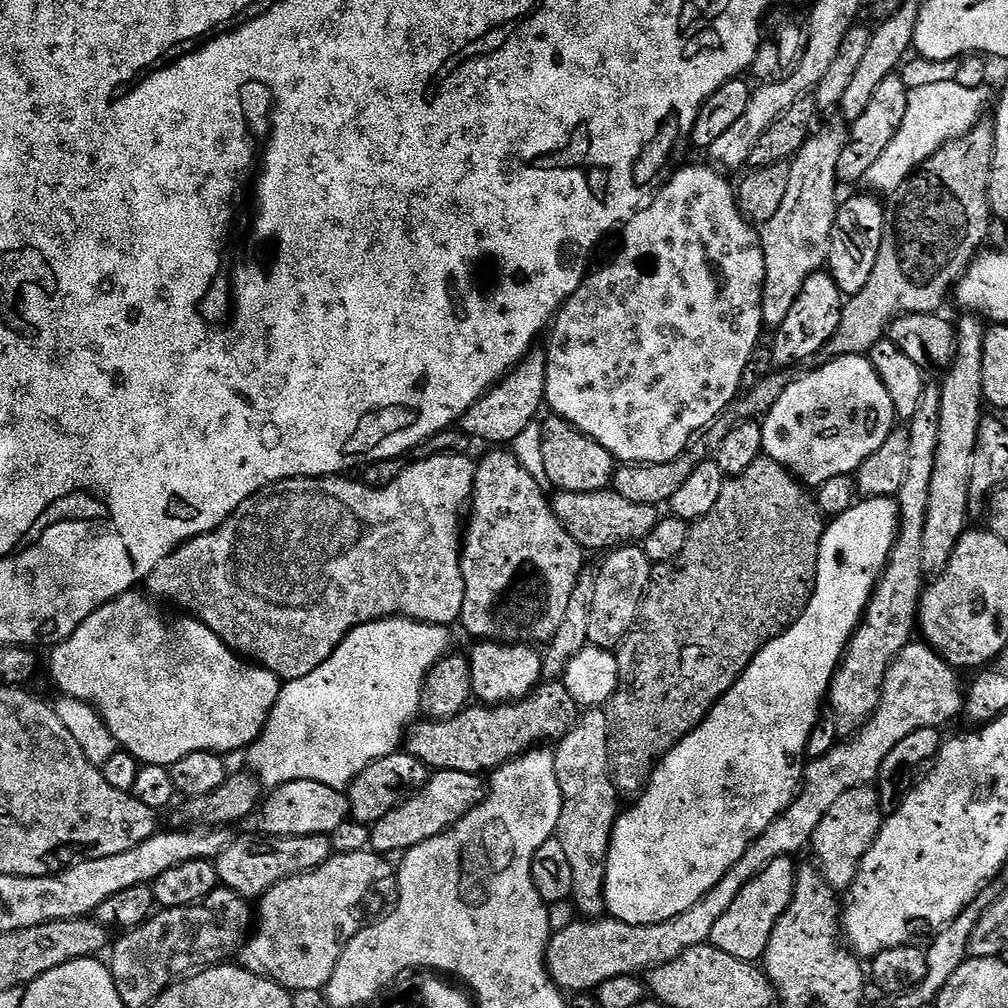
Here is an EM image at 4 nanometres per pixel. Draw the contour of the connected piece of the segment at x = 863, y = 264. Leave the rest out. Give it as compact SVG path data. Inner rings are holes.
M852 196L836 210L827 267L845 297L856 296L870 278L884 237L886 208L872 196Z

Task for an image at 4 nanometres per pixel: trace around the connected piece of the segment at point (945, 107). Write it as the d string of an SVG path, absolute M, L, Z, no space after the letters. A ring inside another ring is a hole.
M952 78L946 80L932 80L929 84L920 84L909 91L908 104L904 107L904 117L900 129L894 134L890 146L870 166L866 177L869 184L877 193L891 194L898 191L902 182L916 171L917 167L936 153L946 142L965 136L975 124L981 123L984 107L988 104L988 88L967 89L958 86Z

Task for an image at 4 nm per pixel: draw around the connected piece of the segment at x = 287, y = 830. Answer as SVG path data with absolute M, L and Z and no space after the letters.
M295 780L271 789L258 808L259 831L266 836L328 836L350 816L345 795L313 780Z

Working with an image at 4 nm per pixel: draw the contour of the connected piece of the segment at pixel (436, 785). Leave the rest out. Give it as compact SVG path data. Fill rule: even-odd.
M436 772L429 775L422 787L401 800L396 808L390 810L377 824L371 825L371 851L377 854L403 854L409 848L442 834L476 807L485 788L485 781L479 775L471 776L465 772Z

